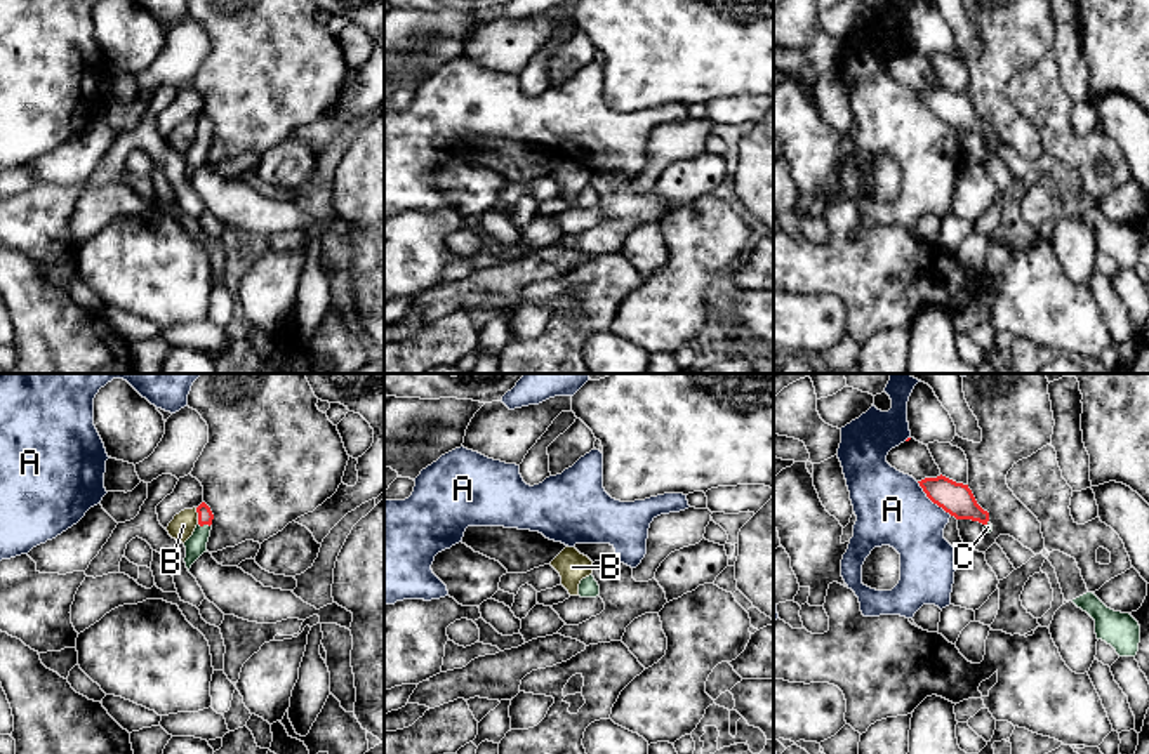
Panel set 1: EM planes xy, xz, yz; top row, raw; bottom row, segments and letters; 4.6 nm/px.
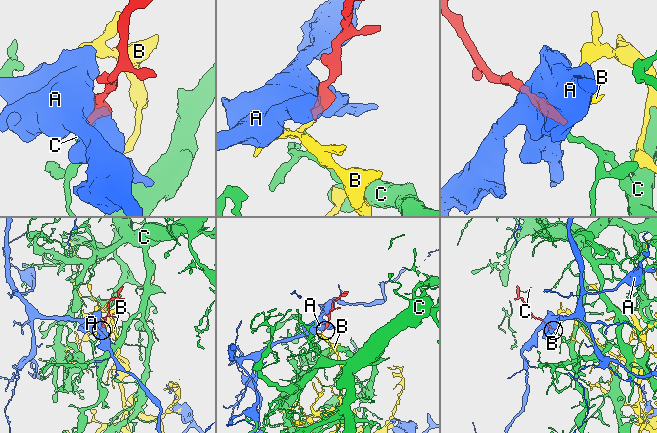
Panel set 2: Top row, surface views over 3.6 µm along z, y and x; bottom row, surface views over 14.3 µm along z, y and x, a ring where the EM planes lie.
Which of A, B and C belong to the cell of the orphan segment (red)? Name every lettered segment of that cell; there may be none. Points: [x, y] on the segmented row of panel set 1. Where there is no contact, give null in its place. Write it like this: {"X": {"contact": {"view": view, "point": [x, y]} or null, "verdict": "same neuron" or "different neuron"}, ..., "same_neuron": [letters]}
{"A": {"contact": {"view": "yz", "point": [932, 501]}, "verdict": "different neuron"}, "B": {"contact": {"view": "xy", "point": [199, 516]}, "verdict": "different neuron"}, "C": {"contact": {"view": "xy", "point": [204, 523]}, "verdict": "same neuron"}, "same_neuron": ["C"]}

